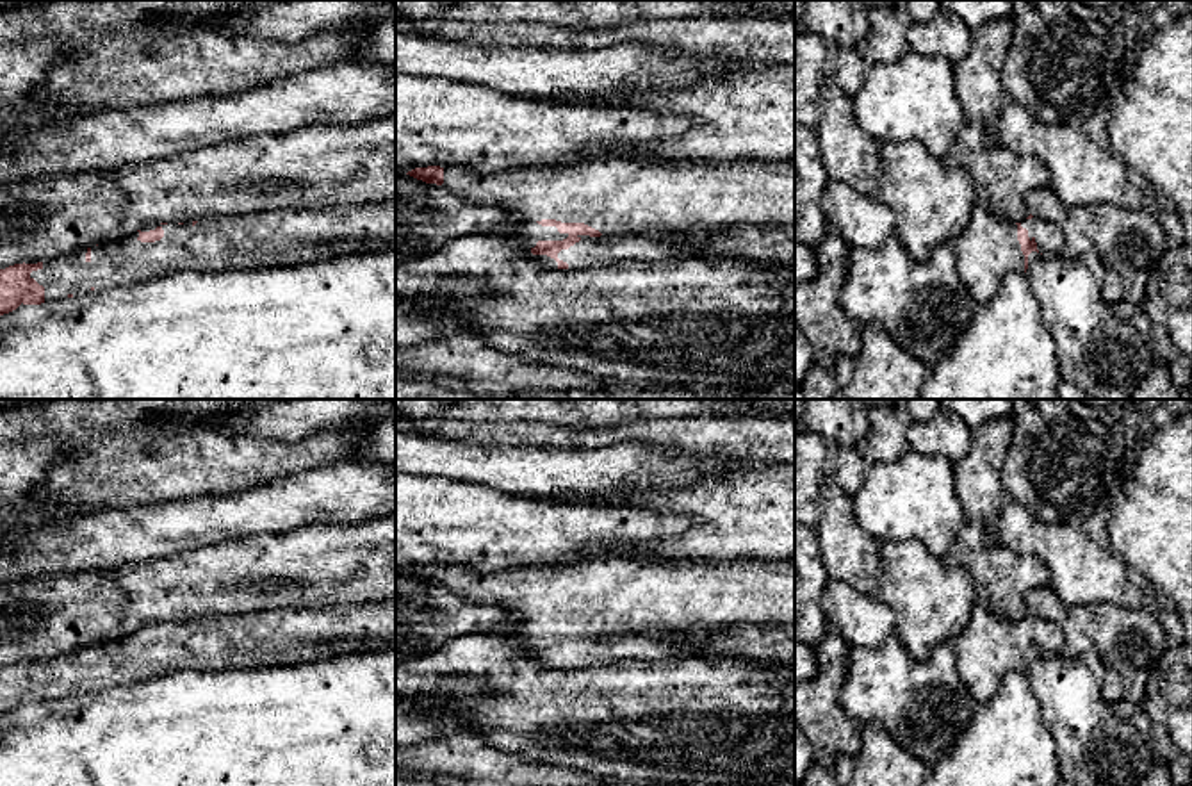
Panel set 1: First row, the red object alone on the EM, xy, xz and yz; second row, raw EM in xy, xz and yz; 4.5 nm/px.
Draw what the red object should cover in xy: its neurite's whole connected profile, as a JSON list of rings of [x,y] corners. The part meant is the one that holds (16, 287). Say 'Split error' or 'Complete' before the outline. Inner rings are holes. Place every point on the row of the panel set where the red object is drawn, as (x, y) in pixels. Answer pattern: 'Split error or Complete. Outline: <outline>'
Split error. Outline: [[[396,198],[317,209],[280,209],[185,223],[155,223],[123,239],[75,250],[61,258],[0,269],[0,315],[21,305],[41,305],[151,282],[178,271],[251,271],[396,248]]]

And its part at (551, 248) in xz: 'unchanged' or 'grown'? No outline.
grown

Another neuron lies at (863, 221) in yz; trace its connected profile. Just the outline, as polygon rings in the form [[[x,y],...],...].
[[[830,180],[825,185],[820,207],[827,225],[834,225],[850,248],[878,248],[896,232],[896,219],[887,205],[843,182]]]

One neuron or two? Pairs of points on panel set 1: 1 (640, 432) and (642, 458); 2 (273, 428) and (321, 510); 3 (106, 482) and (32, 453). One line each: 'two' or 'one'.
1: two
2: two
3: two

